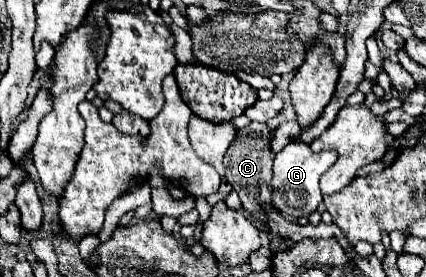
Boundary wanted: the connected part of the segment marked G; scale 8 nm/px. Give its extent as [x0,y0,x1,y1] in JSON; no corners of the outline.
[273,144,337,218]

